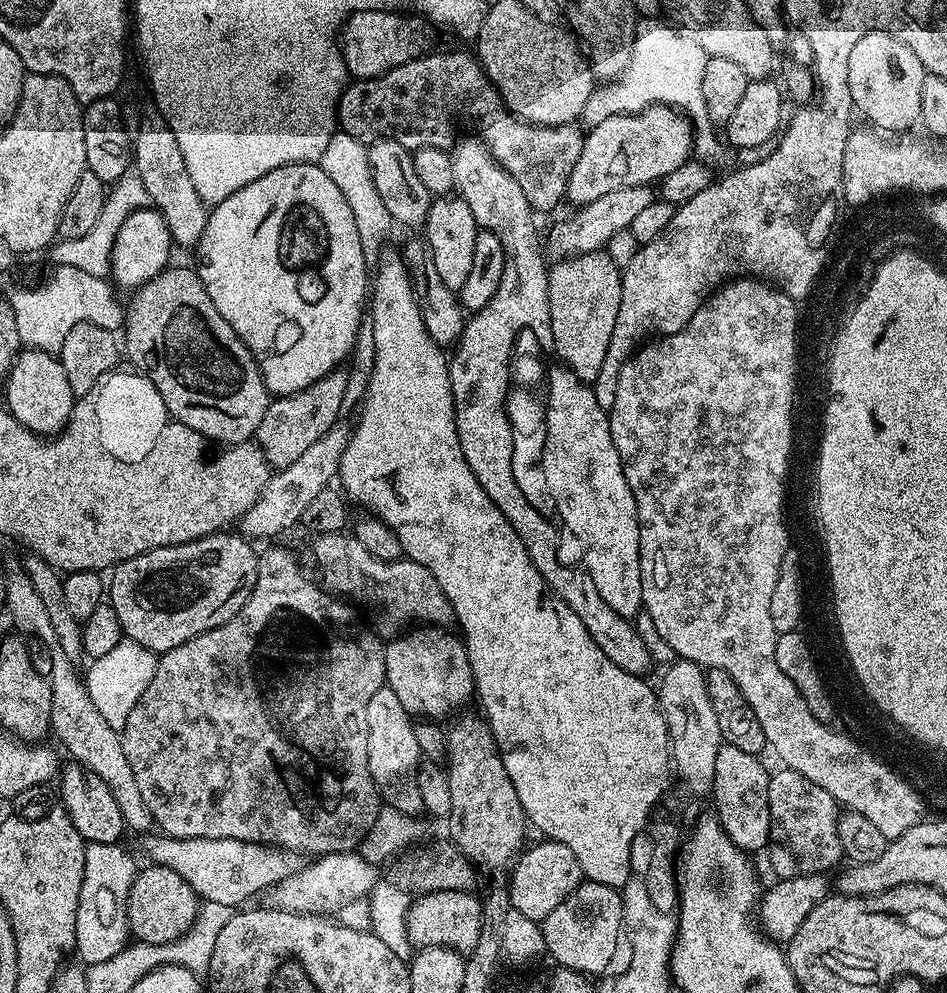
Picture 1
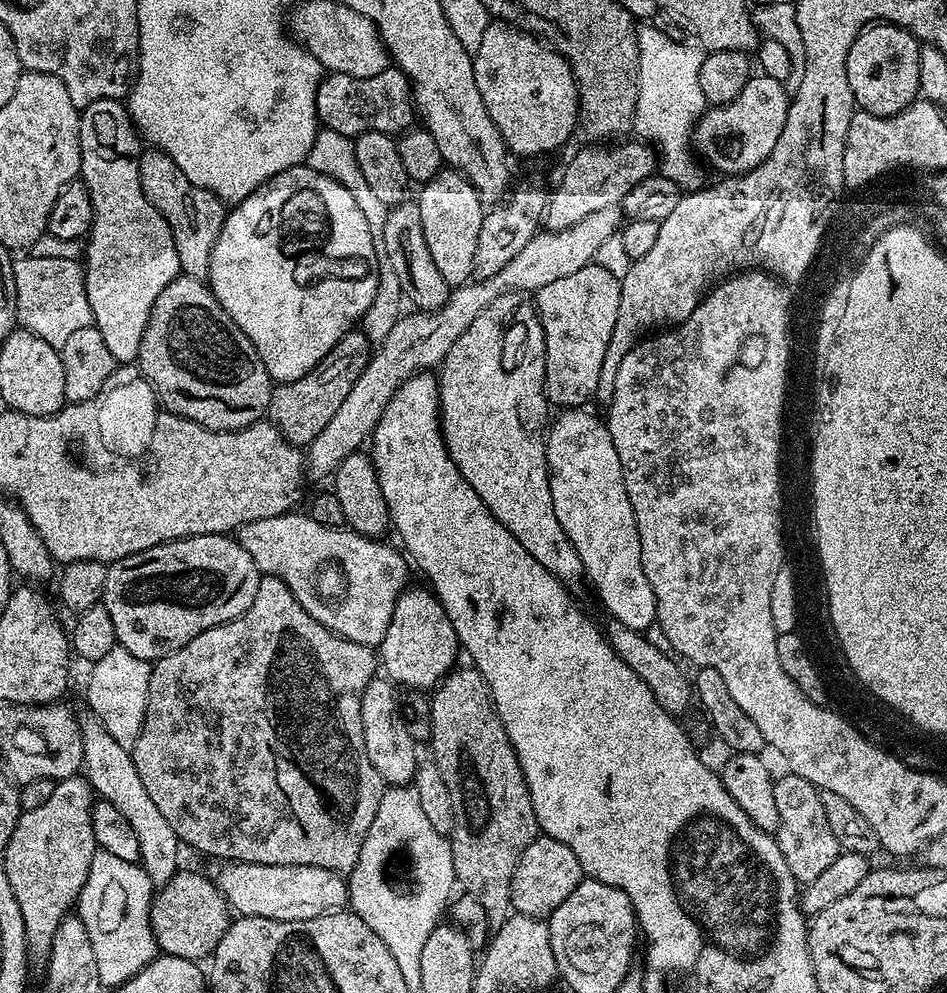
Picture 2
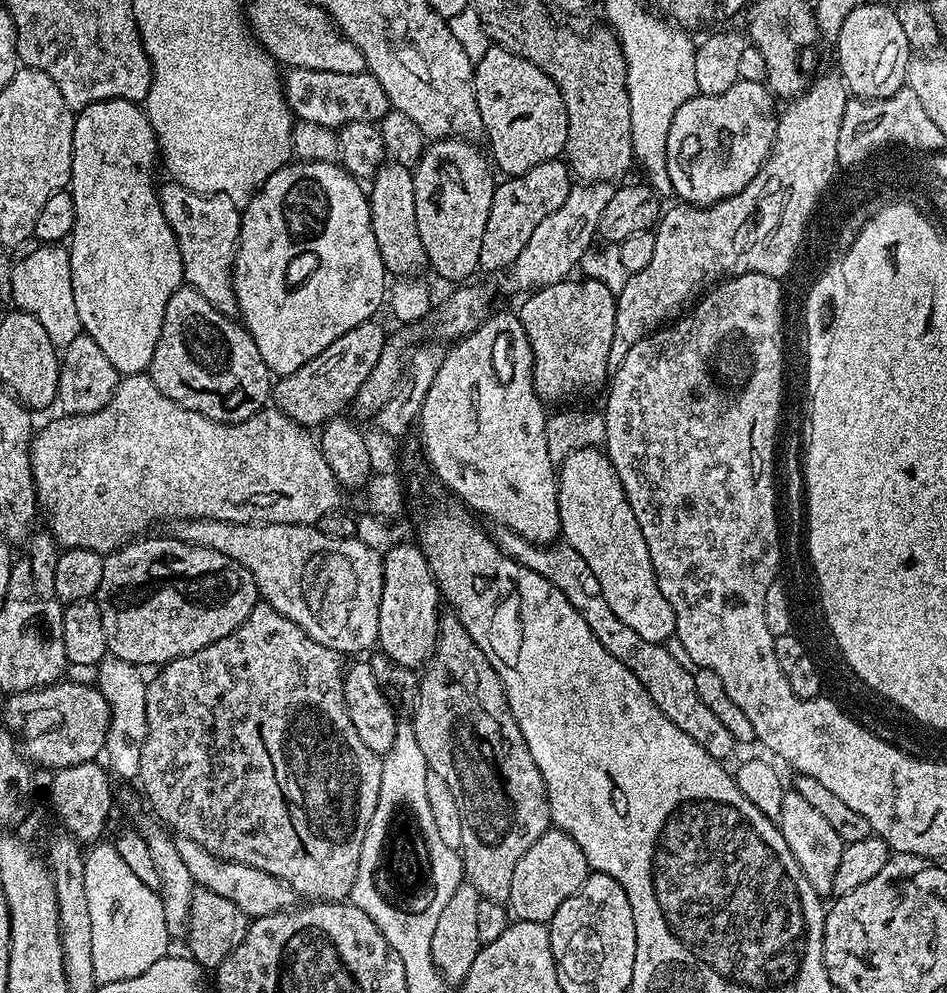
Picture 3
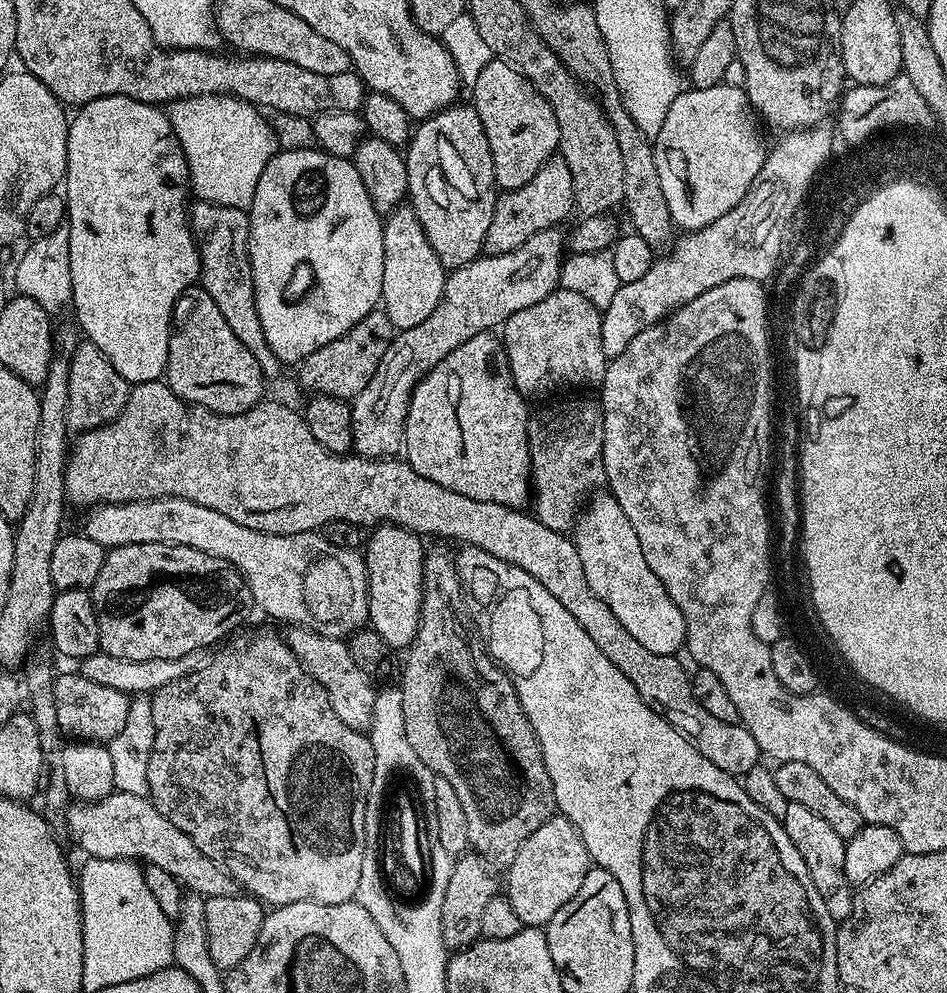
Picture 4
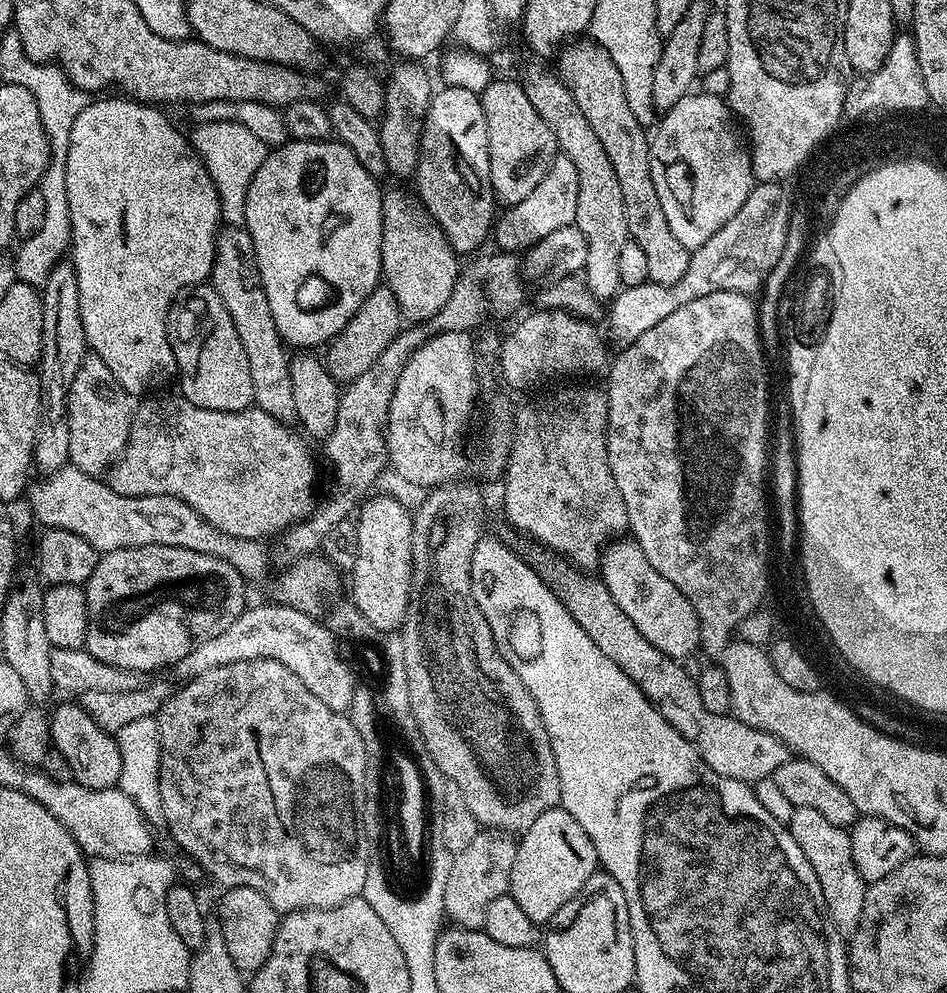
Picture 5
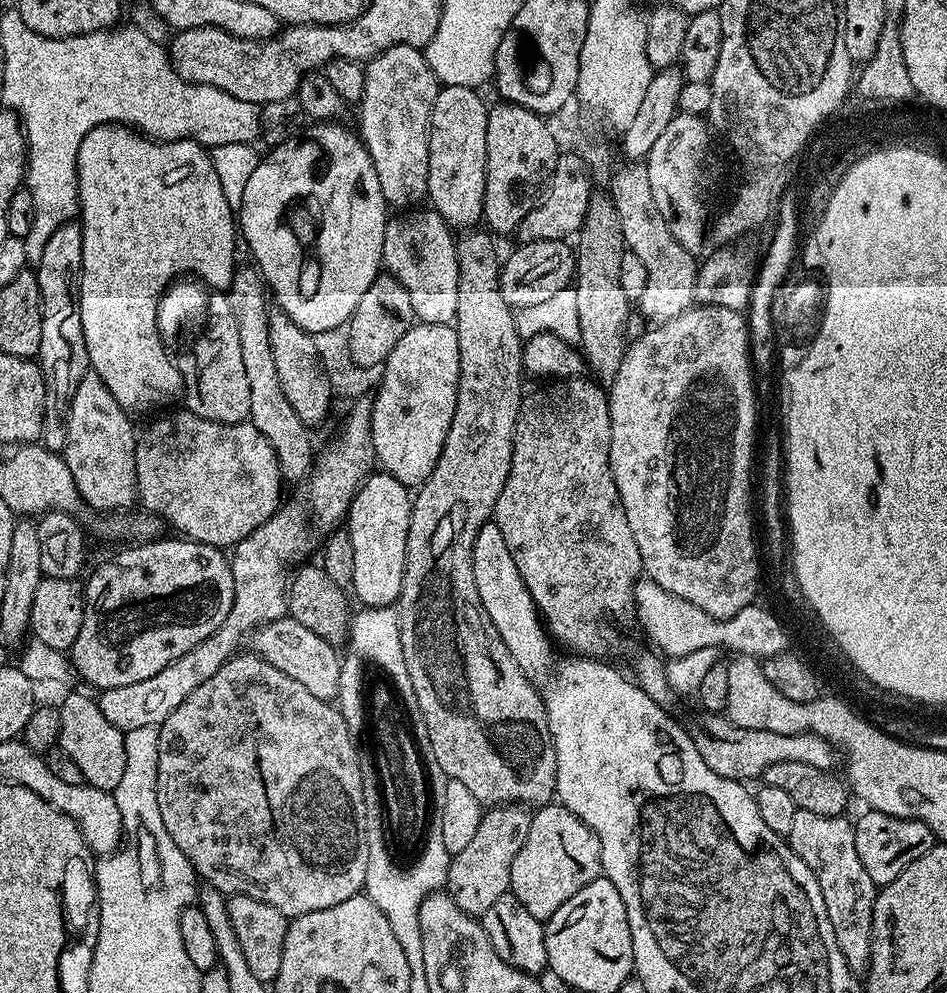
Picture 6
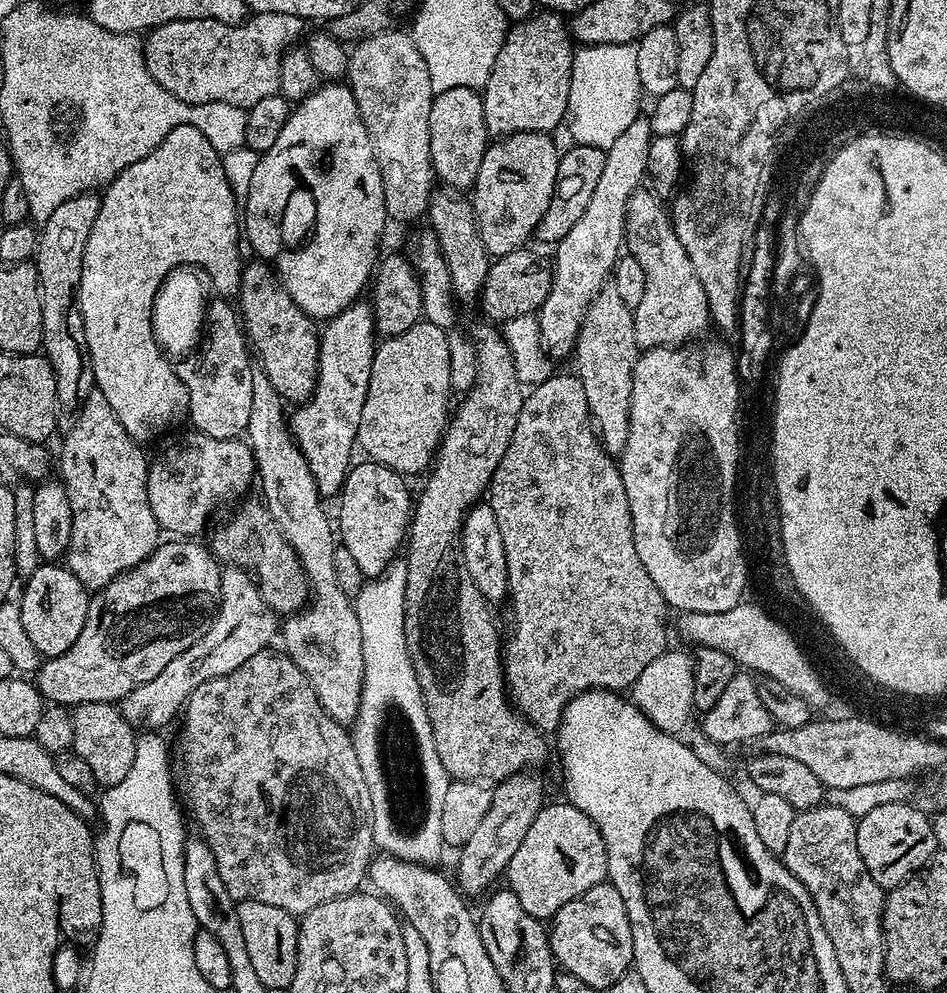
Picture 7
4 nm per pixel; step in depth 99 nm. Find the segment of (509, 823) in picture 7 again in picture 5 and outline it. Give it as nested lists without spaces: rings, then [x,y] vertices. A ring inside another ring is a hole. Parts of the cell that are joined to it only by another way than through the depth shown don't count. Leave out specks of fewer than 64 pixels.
[[[481,830],[466,850],[455,853],[446,874],[446,890],[442,894],[445,917],[455,927],[483,929],[486,910],[494,898],[509,895],[510,870],[514,866],[517,841],[509,833]]]

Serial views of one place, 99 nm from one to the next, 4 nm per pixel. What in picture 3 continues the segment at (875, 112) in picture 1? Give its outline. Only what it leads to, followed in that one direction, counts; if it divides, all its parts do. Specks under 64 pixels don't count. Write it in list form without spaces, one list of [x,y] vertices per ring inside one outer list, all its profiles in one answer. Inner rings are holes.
[[[869,2],[866,6],[858,6],[858,10],[852,10],[846,16],[846,22],[842,22],[842,30],[838,30],[834,44],[836,60],[840,63],[838,75],[853,97],[881,100],[890,98],[899,88],[907,85],[908,63],[914,53],[891,3]]]

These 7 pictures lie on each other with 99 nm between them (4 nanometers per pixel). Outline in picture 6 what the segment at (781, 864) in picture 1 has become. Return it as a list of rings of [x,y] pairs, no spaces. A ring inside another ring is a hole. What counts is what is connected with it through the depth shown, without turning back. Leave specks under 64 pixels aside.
[[[797,808],[794,823],[790,826],[787,836],[788,845],[810,866],[814,878],[818,882],[818,890],[822,890],[822,902],[826,902],[826,914],[830,918],[830,926],[834,926],[834,938],[838,938],[838,950],[842,950],[842,958],[852,971],[860,974],[868,967],[870,958],[870,942],[872,941],[872,919],[874,918],[874,902],[878,885],[866,874],[866,866],[862,866],[862,858],[858,858],[858,846],[854,846],[854,824],[847,815],[827,816],[813,814],[810,810]]]

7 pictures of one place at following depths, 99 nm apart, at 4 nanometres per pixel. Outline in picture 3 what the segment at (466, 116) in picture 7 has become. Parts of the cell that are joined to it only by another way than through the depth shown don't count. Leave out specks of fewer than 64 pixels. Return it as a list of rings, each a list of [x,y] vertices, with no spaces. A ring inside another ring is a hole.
[[[459,138],[433,139],[431,143],[425,147],[422,158],[416,163],[416,167],[412,173],[412,177],[414,178],[414,218],[418,218],[418,238],[422,238],[422,246],[428,259],[427,267],[429,269],[433,268],[444,280],[456,280],[452,282],[468,282],[471,281],[468,279],[470,279],[472,275],[477,275],[480,267],[478,254],[482,251],[482,234],[486,230],[486,218],[490,218],[490,202],[496,193],[497,181],[495,179],[492,180],[493,169],[490,167],[489,157],[485,155],[483,151],[480,153],[476,147],[477,145],[470,140],[462,140]]]

